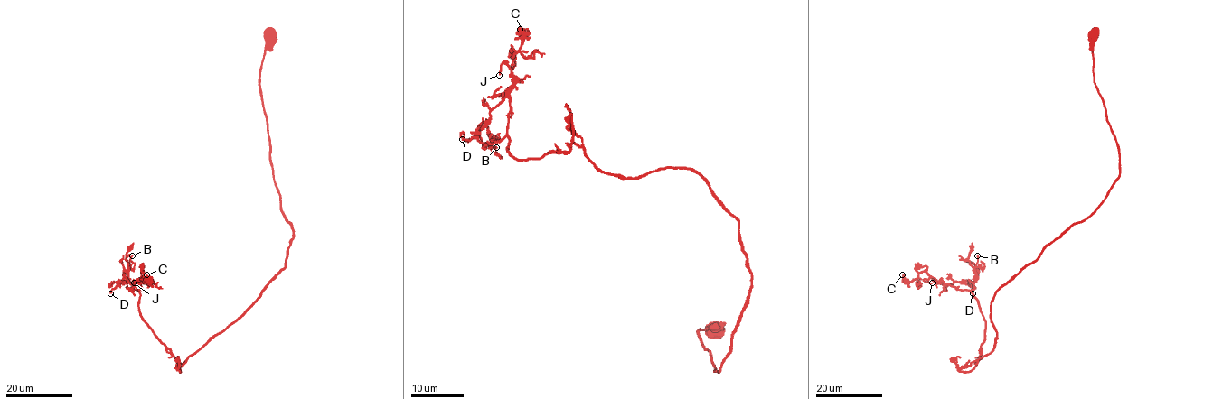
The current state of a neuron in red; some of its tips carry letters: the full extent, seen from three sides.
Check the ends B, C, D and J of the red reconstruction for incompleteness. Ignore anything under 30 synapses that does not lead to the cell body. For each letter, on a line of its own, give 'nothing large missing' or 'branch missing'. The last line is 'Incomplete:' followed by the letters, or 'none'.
B: nothing large missing
C: nothing large missing
D: nothing large missing
J: nothing large missing
Incomplete: none

